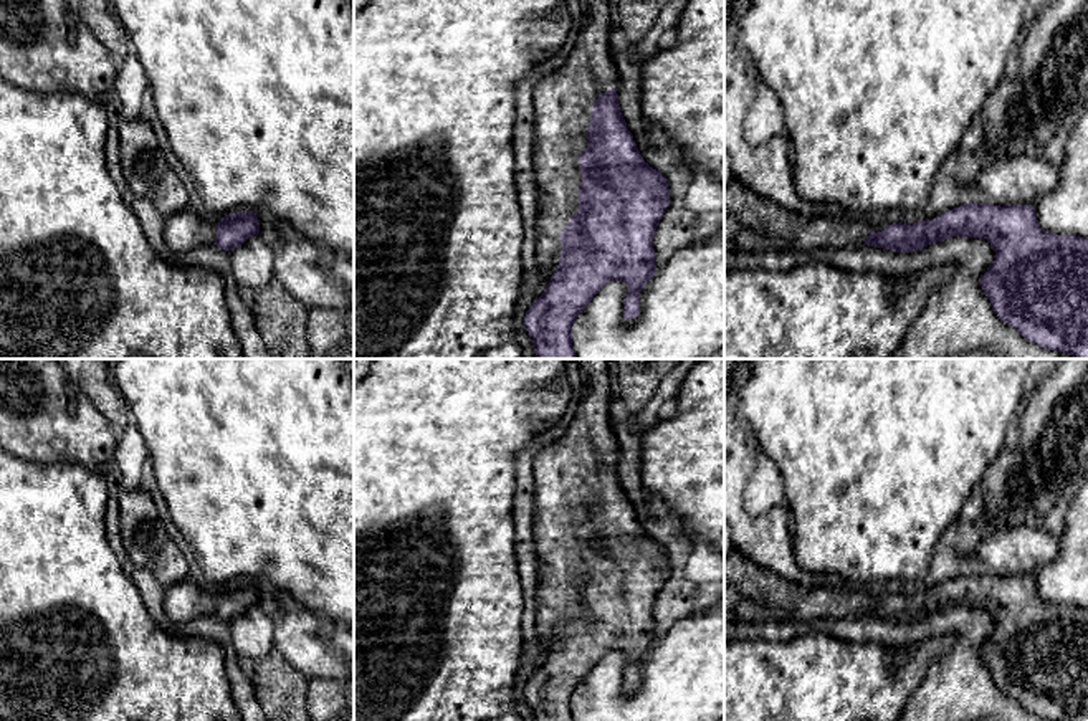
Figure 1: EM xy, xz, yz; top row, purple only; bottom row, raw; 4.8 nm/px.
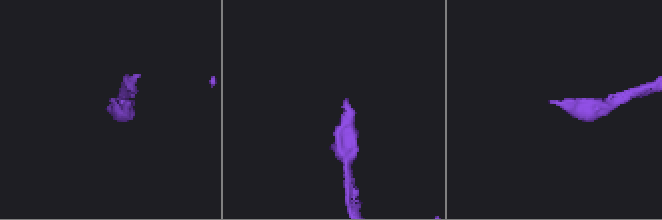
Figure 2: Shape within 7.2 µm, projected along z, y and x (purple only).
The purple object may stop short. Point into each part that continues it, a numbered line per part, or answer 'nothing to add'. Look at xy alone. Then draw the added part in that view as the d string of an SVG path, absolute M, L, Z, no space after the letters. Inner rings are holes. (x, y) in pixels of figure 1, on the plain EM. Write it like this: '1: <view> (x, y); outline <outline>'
1: xy (184, 601); outline M188 577L164 589L164 610L170 623L187 625L192 620L213 615L217 594L207 592Z

